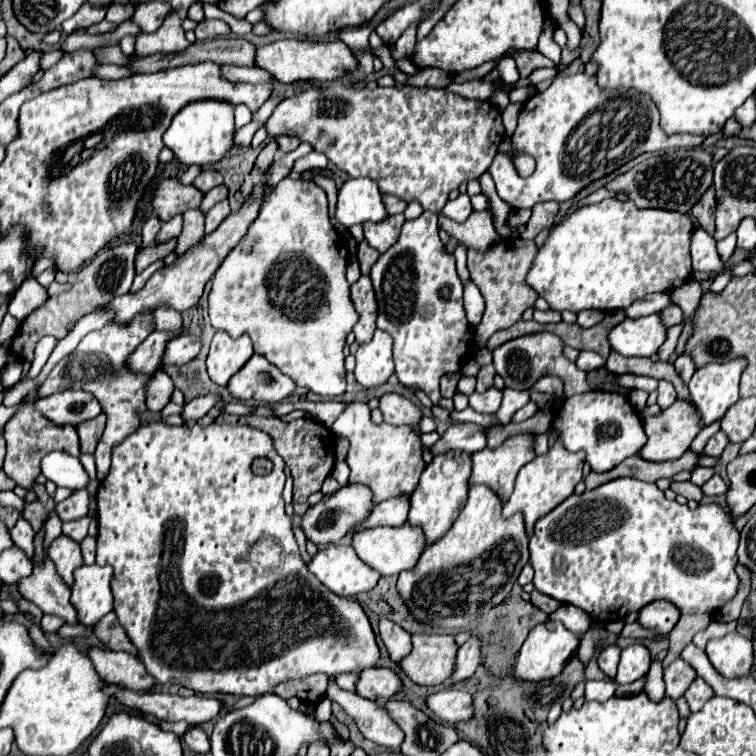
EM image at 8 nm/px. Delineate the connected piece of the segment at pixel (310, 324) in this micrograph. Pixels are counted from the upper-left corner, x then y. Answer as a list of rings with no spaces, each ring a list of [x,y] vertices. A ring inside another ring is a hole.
[[[284,178],[268,196],[244,240],[226,256],[212,278],[212,292],[208,296],[212,326],[228,332],[232,338],[248,334],[254,352],[290,376],[296,386],[322,396],[344,394],[346,370],[342,348],[358,320],[346,282],[346,258],[344,240],[328,220],[326,192],[312,180]],[[292,260],[306,260],[320,272],[320,282],[310,290],[310,296],[284,296],[284,292],[272,296],[268,280],[274,266]]]

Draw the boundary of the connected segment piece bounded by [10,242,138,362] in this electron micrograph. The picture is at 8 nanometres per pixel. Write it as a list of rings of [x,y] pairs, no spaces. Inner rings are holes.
[[[132,242],[100,250],[88,264],[84,264],[78,270],[78,274],[74,276],[70,288],[66,292],[48,298],[48,302],[44,306],[40,306],[38,310],[34,310],[28,318],[24,318],[20,322],[20,328],[14,334],[12,344],[10,344],[10,352],[16,358],[32,362],[34,360],[34,346],[42,336],[50,334],[58,340],[64,338],[72,330],[72,324],[76,324],[82,316],[86,316],[98,308],[106,308],[110,304],[112,296],[128,292],[132,286],[132,280],[134,280],[134,256],[136,256],[136,252],[138,252],[138,246]],[[94,288],[102,298],[94,298]]]

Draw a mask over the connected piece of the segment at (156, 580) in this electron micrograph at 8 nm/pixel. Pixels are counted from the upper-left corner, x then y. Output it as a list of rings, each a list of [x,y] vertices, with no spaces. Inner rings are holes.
[[[152,420],[144,426],[140,426],[136,432],[132,432],[128,438],[124,438],[120,444],[112,448],[112,466],[108,476],[102,480],[96,504],[98,504],[98,550],[96,550],[96,562],[98,566],[110,564],[114,568],[112,576],[112,594],[114,594],[114,612],[118,616],[118,622],[124,626],[128,638],[138,648],[138,656],[144,662],[148,674],[156,678],[158,684],[178,684],[184,688],[194,690],[196,694],[232,694],[232,696],[258,696],[272,692],[278,684],[304,678],[310,674],[344,674],[344,672],[362,672],[366,668],[372,668],[378,658],[380,650],[376,646],[376,638],[372,632],[372,626],[368,622],[368,616],[364,614],[362,606],[356,600],[340,598],[334,592],[330,592],[322,582],[310,574],[306,562],[302,560],[298,552],[298,544],[292,534],[292,522],[284,512],[284,460],[276,454],[272,446],[272,438],[266,436],[266,432],[254,430],[250,426],[226,426],[226,424],[210,424],[210,426],[168,426],[164,420]],[[254,458],[270,458],[274,462],[272,472],[268,476],[256,476],[252,474],[250,466]],[[260,538],[276,538],[280,544],[292,544],[292,552],[282,552],[282,568],[264,576],[258,576],[252,566],[248,564],[248,552],[254,542]]]

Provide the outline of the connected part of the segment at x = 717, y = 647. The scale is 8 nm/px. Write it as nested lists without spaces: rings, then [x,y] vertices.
[[[730,632],[724,638],[708,640],[704,648],[708,660],[726,678],[748,676],[754,664],[752,658],[752,642],[738,632]]]

